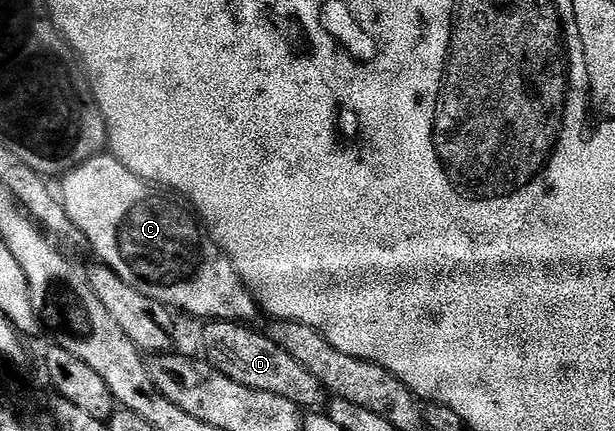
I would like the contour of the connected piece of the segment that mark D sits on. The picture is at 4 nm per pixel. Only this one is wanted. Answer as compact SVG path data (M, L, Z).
M209 321L204 327L205 332L201 335L201 343L205 346L203 355L212 367L219 369L219 373L231 377L231 381L239 381L239 385L247 385L247 389L285 397L302 409L316 408L313 406L317 403L317 394L323 391L321 382L315 373L303 369L303 365L299 365L299 361L268 334L260 335L252 331L252 326L228 321Z

